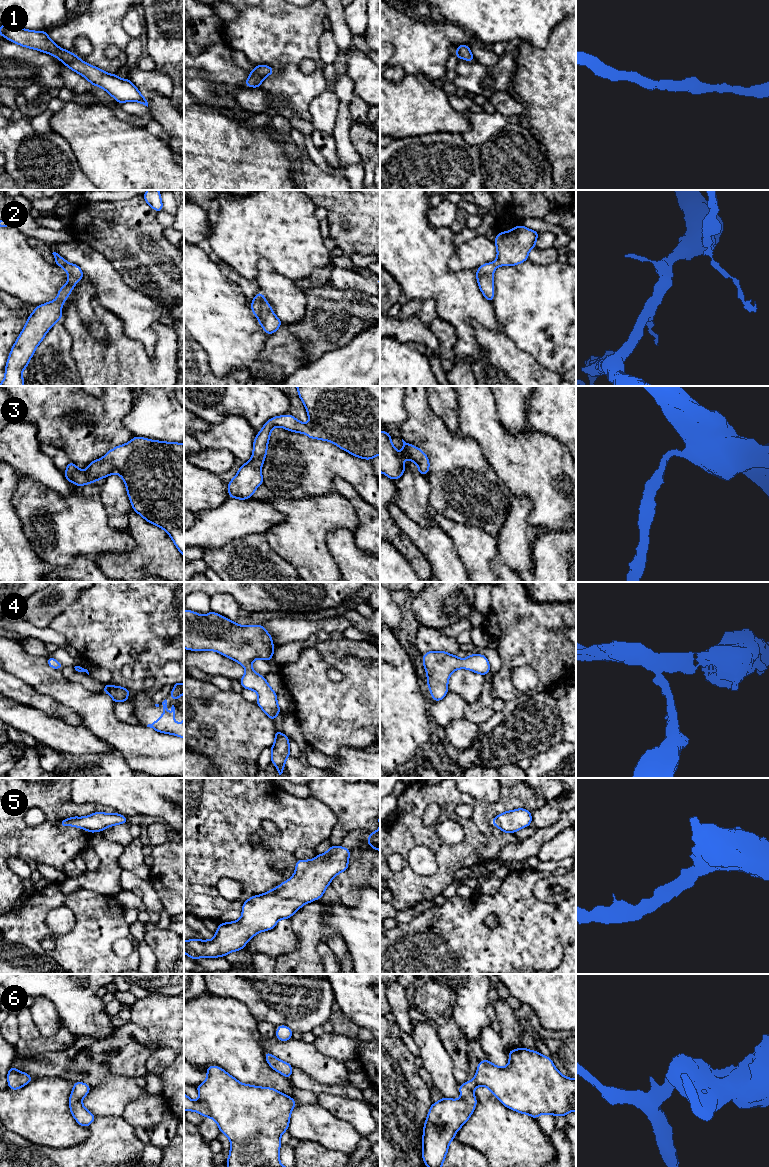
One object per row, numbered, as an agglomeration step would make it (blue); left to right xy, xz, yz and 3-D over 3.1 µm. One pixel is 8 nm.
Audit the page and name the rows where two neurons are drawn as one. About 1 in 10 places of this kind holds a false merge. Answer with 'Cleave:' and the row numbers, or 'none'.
Cleave: none

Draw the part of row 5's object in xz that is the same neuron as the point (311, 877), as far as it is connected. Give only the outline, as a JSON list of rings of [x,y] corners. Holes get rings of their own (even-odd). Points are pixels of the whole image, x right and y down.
[[[330,846],[327,852],[312,860],[297,860],[293,876],[267,893],[255,895],[242,905],[242,916],[234,922],[221,923],[211,940],[190,939],[184,941],[184,953],[191,959],[224,957],[242,950],[257,933],[272,930],[280,919],[290,919],[304,904],[322,898],[332,879],[348,869],[350,849]]]

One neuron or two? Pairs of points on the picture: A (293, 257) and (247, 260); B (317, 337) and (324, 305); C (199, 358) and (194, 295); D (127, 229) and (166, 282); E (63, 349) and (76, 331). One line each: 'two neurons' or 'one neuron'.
A: one neuron
B: one neuron
C: two neurons
D: one neuron
E: two neurons

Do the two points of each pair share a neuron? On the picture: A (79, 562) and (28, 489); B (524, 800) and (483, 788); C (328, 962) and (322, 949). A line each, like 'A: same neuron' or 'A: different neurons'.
A: different neurons
B: different neurons
C: same neuron

